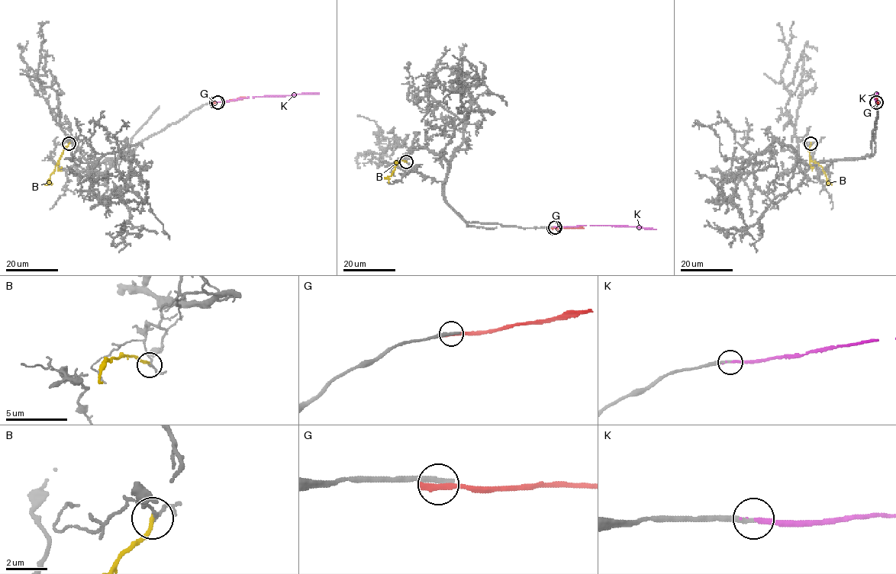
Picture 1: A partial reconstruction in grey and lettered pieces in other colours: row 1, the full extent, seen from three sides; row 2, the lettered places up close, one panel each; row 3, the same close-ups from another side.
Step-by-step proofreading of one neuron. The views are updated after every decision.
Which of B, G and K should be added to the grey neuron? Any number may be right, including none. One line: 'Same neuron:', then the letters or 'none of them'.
Same neuron: K

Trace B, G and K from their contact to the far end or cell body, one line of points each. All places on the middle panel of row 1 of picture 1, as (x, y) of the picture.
B: (406, 161), (398, 161), (394, 170), (387, 177), (388, 182)
G: (553, 227), (583, 227)
K: (555, 227), (620, 226), (655, 229)

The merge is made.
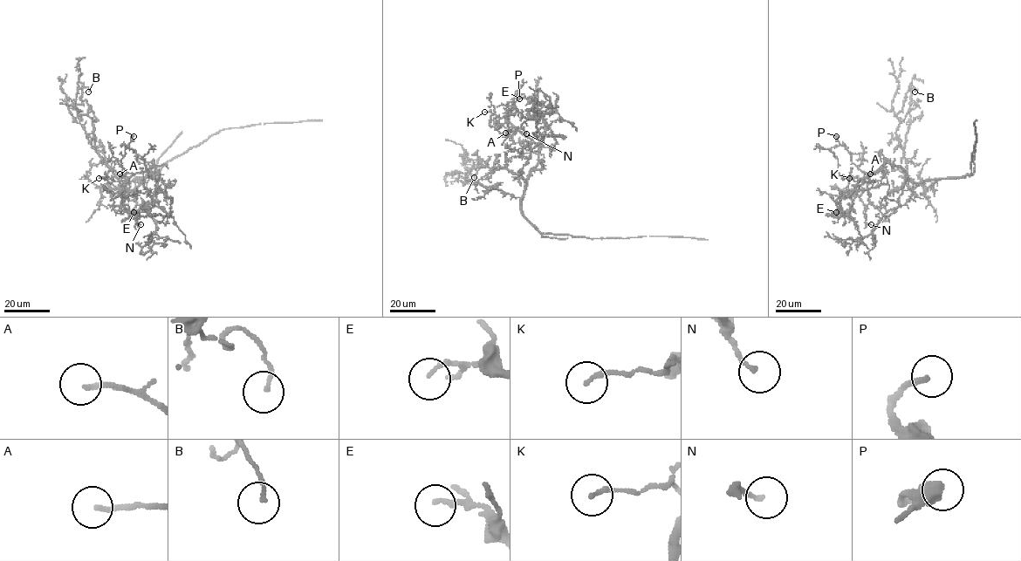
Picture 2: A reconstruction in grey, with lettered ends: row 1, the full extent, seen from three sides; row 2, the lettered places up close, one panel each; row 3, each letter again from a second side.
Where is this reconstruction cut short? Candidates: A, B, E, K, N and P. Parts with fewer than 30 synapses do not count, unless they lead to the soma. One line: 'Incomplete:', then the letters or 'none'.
Incomplete: none

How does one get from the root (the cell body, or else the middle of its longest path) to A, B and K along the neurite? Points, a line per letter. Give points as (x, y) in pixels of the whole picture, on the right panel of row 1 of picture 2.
A: (943, 179), (913, 182), (901, 167), (887, 162), (870, 173), (869, 177), (870, 174)
B: (943, 179), (922, 181), (913, 189), (905, 181), (906, 159), (896, 136), (897, 113), (908, 88), (914, 92)
K: (943, 179), (913, 182), (901, 167), (887, 162), (869, 174), (873, 182), (849, 178)

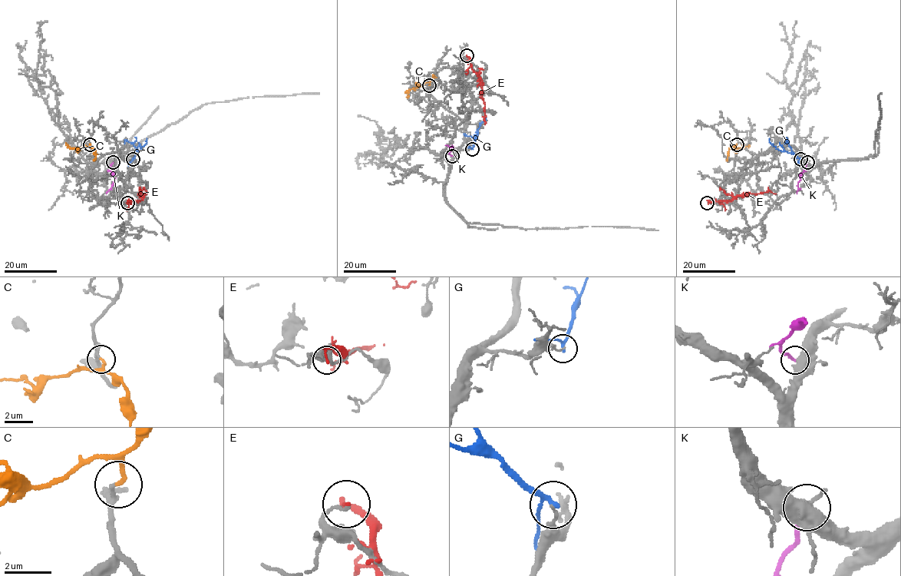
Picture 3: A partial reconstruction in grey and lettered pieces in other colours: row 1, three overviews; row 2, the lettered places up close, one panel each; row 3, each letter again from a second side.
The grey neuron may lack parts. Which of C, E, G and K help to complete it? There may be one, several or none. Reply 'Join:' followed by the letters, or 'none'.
Join: C

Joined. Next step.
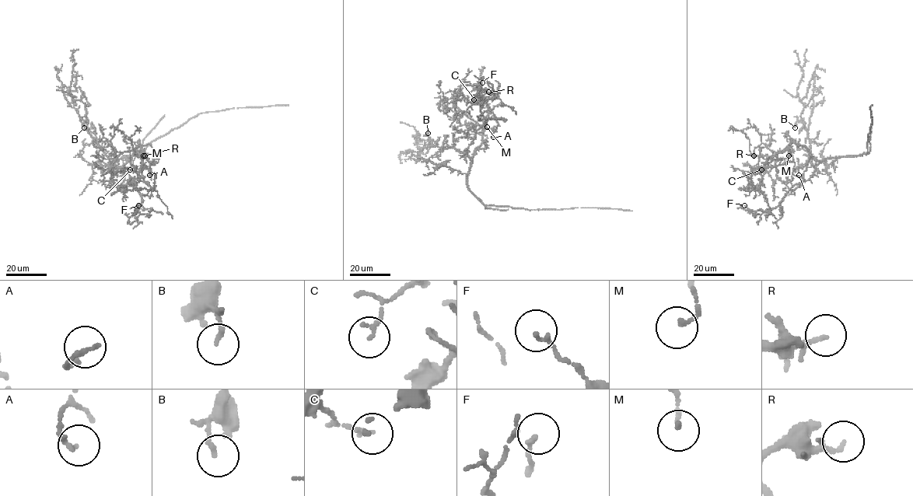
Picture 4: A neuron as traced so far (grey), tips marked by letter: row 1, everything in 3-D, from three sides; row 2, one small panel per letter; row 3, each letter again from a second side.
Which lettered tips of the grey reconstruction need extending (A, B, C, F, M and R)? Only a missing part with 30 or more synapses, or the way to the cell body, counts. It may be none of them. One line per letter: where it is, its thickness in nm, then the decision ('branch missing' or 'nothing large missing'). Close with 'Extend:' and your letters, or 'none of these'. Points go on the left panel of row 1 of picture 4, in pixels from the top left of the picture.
A: at (149, 175); 130 nm thick; nothing large missing
B: at (84, 127); 150 nm thick; nothing large missing
C: at (130, 169); 140 nm thick; nothing large missing
F: at (138, 205); 140 nm thick; nothing large missing
M: at (143, 155); 140 nm thick; nothing large missing
R: at (145, 155); 150 nm thick; nothing large missing
Extend: none of these

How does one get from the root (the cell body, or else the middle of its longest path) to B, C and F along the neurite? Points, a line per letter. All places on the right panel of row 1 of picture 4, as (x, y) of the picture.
B: (843, 157), (824, 159), (815, 166), (809, 159), (809, 139), (804, 125), (796, 121), (795, 127)
C: (843, 157), (816, 159), (806, 147), (792, 142), (783, 151), (773, 155), (757, 172), (754, 169), (761, 169)
F: (843, 157), (822, 161), (808, 179), (794, 184), (774, 207), (751, 211), (744, 205)

